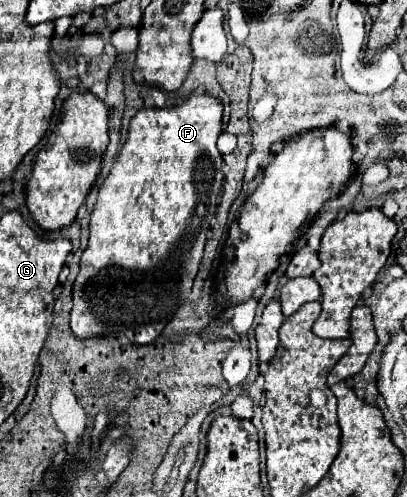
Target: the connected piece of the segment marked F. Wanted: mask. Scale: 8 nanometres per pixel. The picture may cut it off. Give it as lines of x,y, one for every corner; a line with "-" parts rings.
198,91
192,93
188,101
184,101
182,107
178,109
140,109
132,121
130,121
130,129
128,129
128,141
124,143
110,175
106,177
104,185
100,187
98,193
98,201
96,207
92,211
90,217
90,243
88,249
82,255
80,261
80,273
74,281
72,293
74,293
74,307
70,313
70,327
74,331
74,335
78,335
80,339
88,339
88,337
106,337
106,335
116,335
120,339
128,339
134,345
150,345
158,339
158,335
162,333
162,329
168,325
168,321
174,317
176,309
188,301
190,297
190,289
192,289
192,281
198,273
200,267
200,259
202,259
202,251
204,251
204,243
206,243
206,233
210,229
210,219
216,213
216,197
222,191
222,183
224,183
224,173
222,173
222,155
216,149
216,139
222,133
222,105
218,103
216,97

